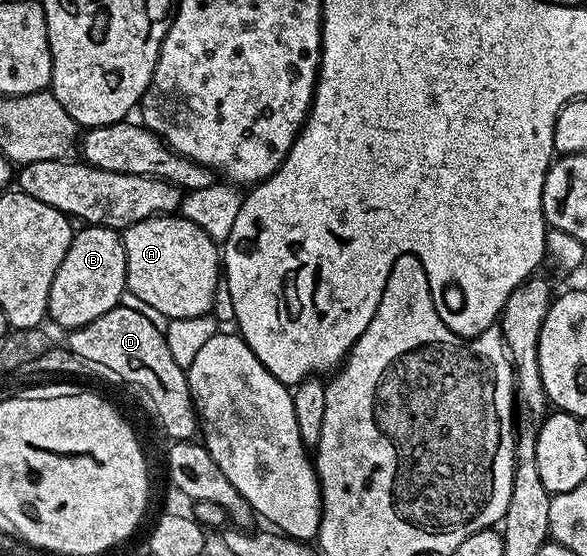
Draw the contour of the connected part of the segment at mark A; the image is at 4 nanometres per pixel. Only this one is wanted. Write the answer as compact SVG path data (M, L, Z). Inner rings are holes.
M180 215L153 217L122 231L127 258L126 289L165 317L177 320L208 315L221 284L218 243Z

